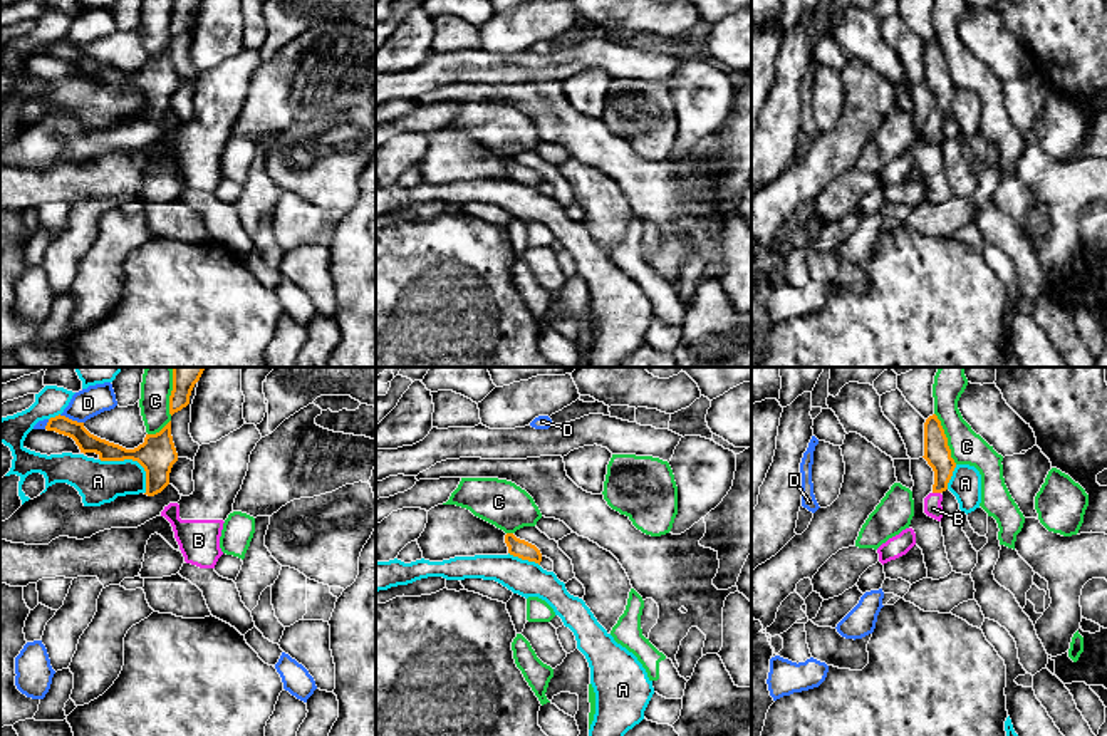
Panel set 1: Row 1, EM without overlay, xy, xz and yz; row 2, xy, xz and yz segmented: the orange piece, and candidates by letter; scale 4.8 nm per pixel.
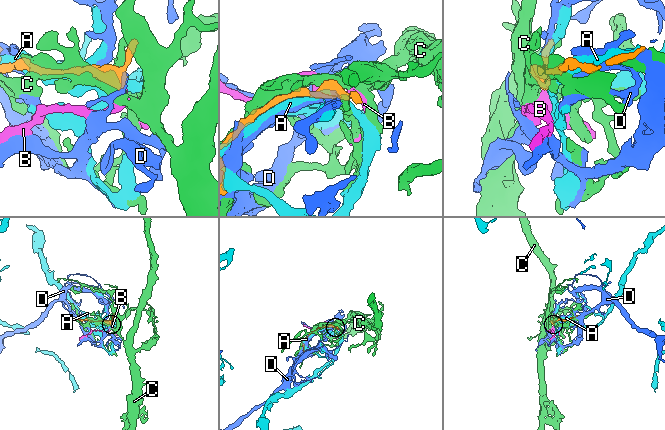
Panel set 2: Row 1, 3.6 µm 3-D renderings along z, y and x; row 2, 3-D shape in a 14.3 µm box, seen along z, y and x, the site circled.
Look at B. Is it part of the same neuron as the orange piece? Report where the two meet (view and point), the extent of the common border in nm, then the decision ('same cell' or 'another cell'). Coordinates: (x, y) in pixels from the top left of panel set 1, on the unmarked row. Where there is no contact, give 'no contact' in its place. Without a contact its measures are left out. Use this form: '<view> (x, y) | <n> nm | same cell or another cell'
yz (936, 116) | 40 nm | same cell

